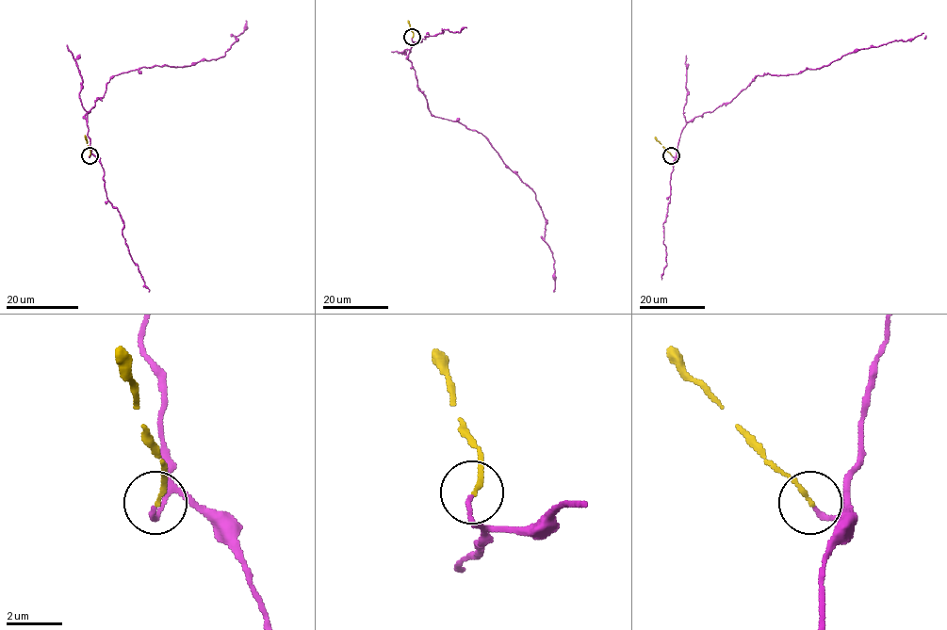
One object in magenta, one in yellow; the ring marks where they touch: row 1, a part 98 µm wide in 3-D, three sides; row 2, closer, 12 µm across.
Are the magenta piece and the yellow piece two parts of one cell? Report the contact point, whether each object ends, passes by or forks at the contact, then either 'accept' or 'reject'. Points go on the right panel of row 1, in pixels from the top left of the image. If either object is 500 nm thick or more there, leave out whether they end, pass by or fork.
at (671, 155); magenta ends there; yellow ends there; accept

